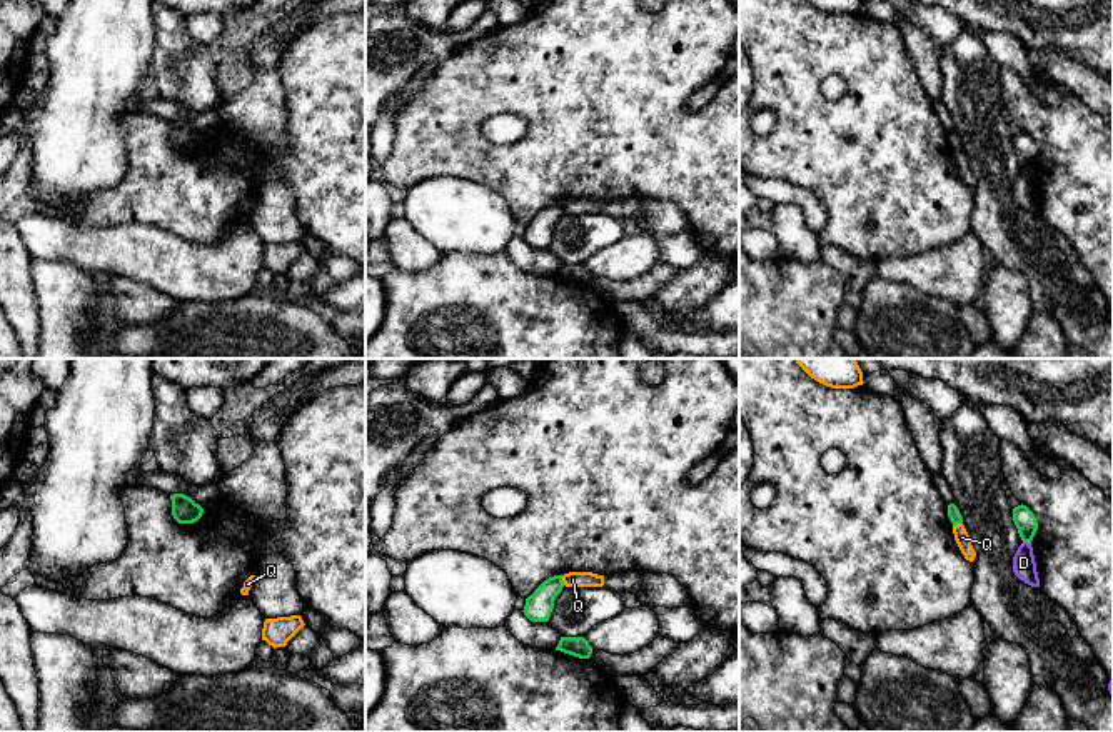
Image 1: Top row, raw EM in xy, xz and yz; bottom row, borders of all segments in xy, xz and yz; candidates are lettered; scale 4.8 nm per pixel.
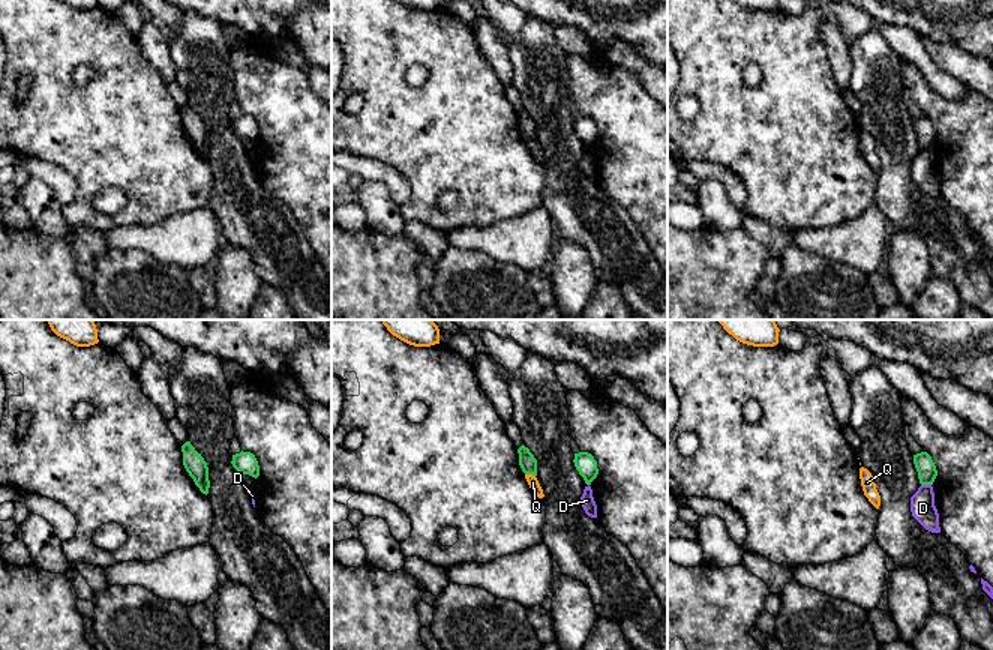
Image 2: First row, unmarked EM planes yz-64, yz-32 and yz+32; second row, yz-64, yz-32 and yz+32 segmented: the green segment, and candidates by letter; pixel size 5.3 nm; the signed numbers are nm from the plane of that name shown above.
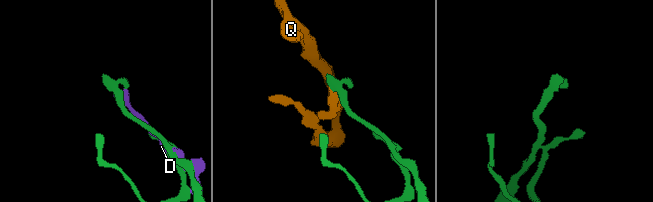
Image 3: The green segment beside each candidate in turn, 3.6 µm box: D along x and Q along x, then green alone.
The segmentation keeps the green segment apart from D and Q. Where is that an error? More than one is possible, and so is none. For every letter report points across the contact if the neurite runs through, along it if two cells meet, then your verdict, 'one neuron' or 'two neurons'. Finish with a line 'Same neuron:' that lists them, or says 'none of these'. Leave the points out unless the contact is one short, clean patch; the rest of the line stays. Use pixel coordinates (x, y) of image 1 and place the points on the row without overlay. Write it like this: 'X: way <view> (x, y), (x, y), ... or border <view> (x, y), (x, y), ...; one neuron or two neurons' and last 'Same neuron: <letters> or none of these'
D: two neurons
Q: border xz (561, 202), (564, 210); two neurons
Same neuron: none of these

